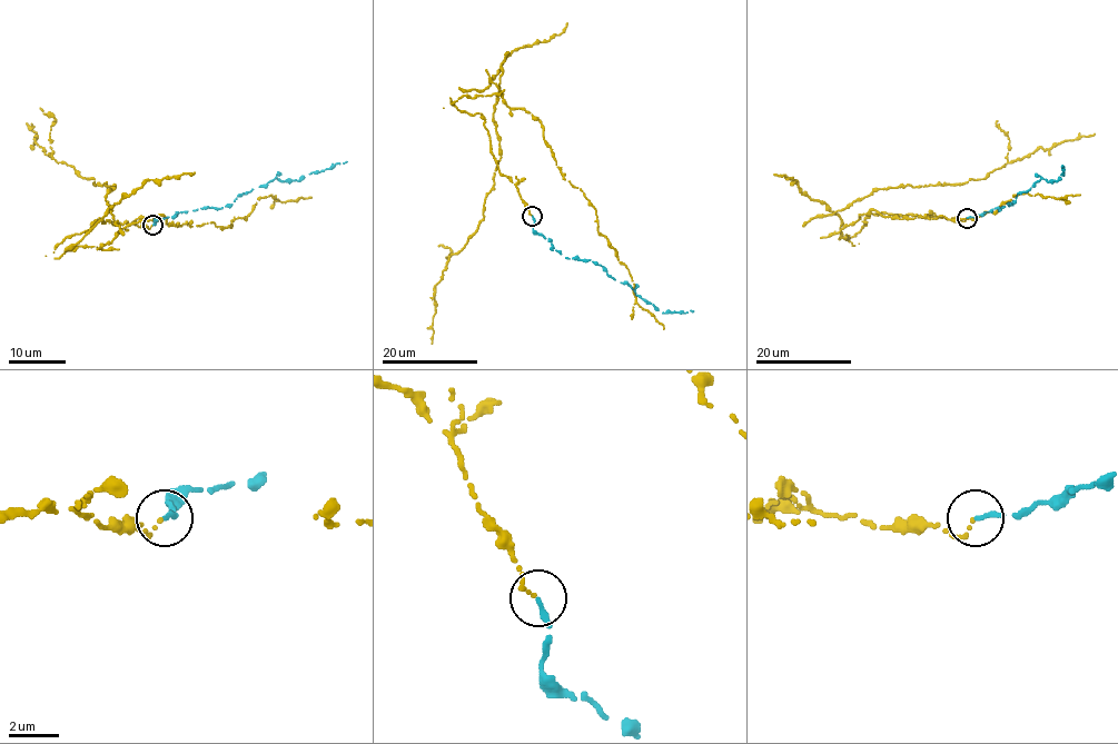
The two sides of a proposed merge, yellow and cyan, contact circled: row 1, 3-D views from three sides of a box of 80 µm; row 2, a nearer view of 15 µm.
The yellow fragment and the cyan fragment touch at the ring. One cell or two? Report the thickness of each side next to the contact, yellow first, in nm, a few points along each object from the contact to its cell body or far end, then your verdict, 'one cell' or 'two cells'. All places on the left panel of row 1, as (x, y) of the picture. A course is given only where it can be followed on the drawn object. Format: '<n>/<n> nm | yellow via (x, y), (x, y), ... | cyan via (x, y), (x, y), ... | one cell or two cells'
100/190 nm | yellow via (152, 225), (95, 220), (53, 251), (107, 250), (161, 215), (231, 227), (261, 197), (310, 197) | cyan via (152, 225), (178, 211), (221, 208), (276, 177), (282, 181), (302, 180), (346, 161) | one cell

